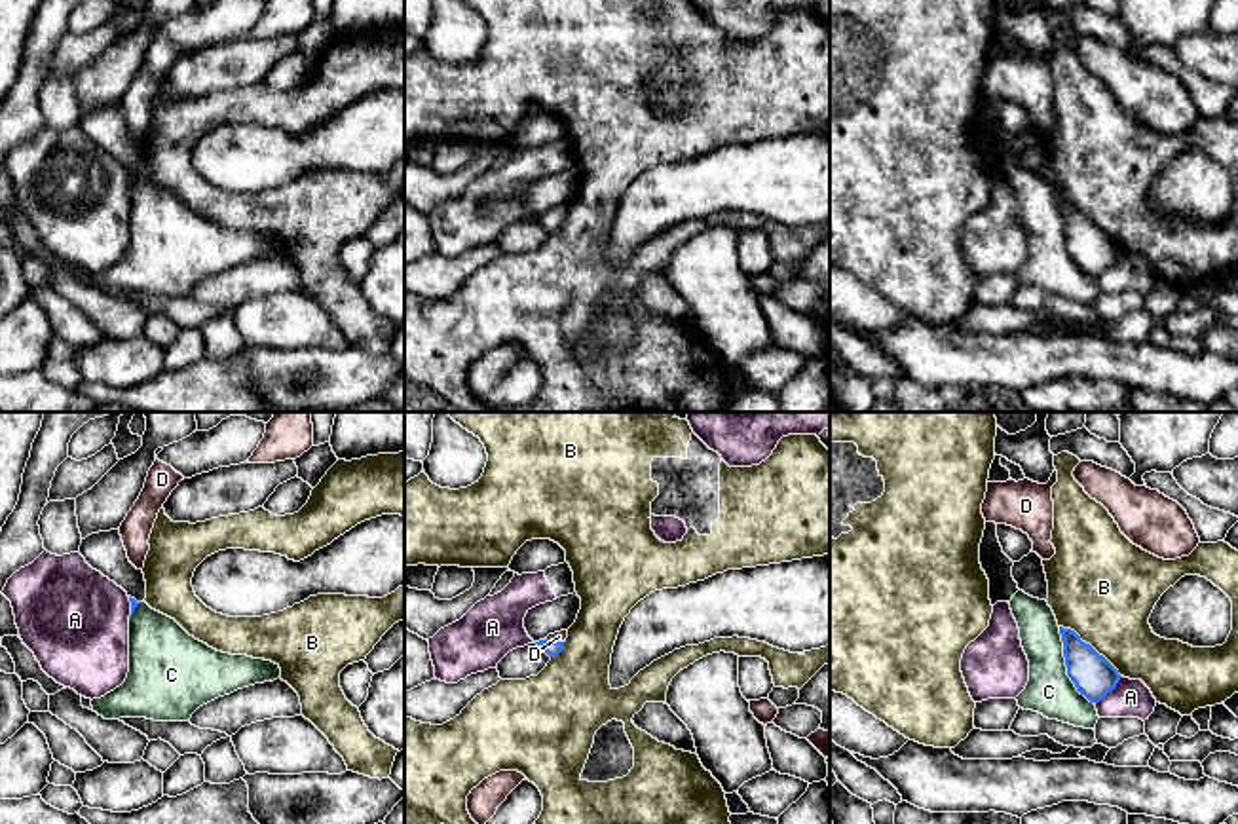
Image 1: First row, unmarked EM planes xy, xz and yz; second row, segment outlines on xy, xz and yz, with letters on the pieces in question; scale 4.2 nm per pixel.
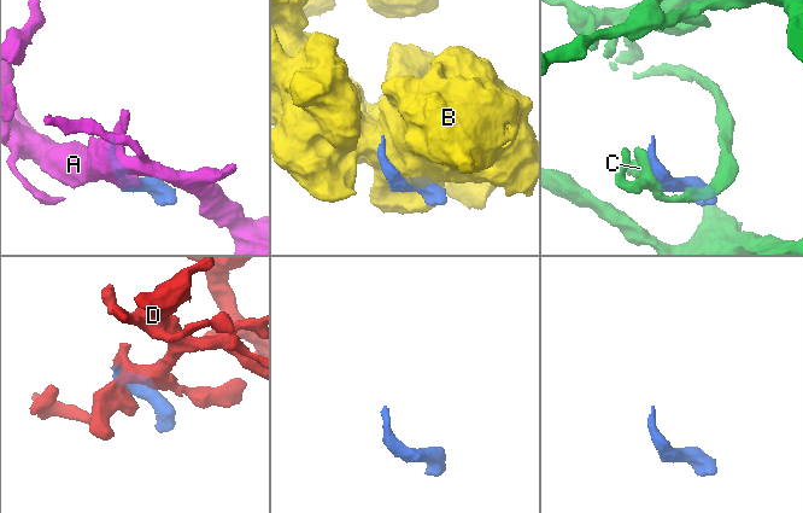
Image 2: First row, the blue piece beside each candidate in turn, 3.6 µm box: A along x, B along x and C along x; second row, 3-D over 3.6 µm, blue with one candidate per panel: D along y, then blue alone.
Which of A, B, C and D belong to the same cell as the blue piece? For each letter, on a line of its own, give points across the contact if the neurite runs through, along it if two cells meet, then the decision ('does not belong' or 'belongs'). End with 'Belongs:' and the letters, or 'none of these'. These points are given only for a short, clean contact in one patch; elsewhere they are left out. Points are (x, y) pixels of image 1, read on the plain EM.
A: does not belong
B: does not belong
C: does not belong
D: across xz (551, 223), (555, 217), (559, 211) | belongs
Belongs: D

